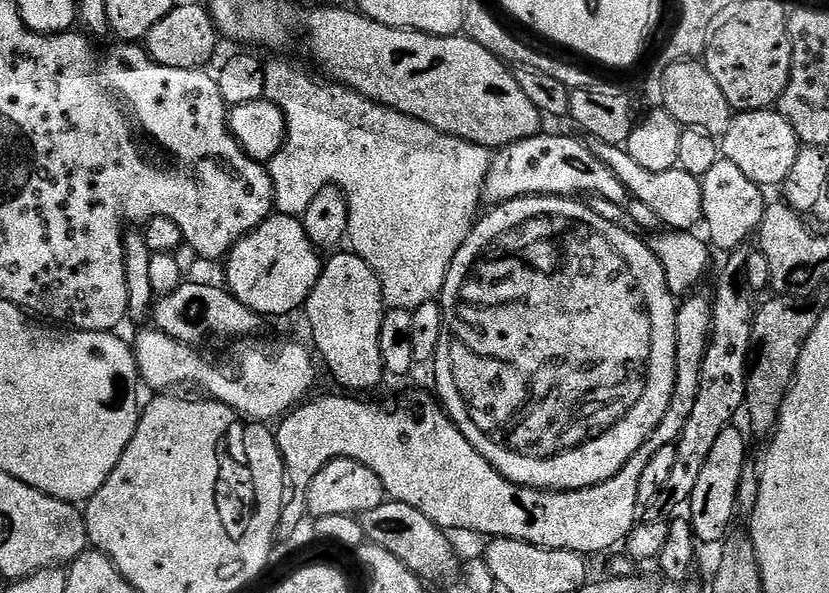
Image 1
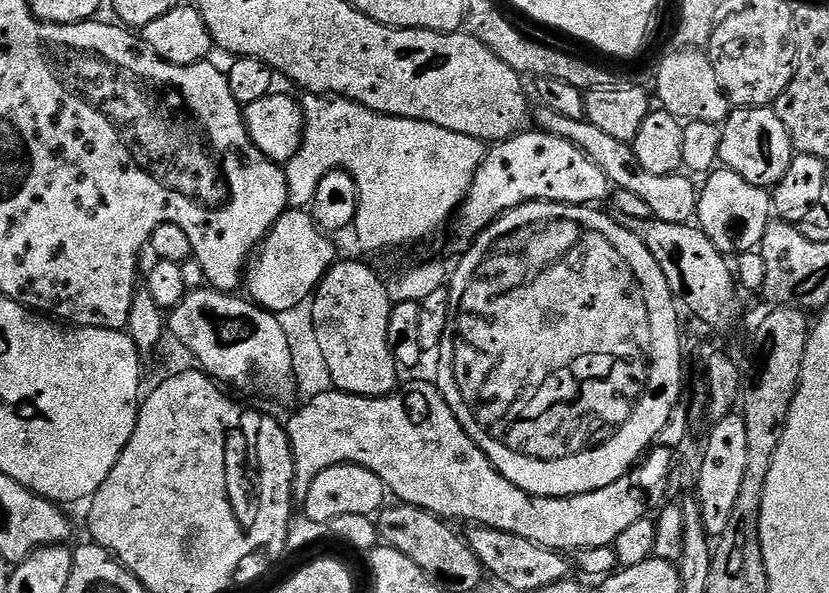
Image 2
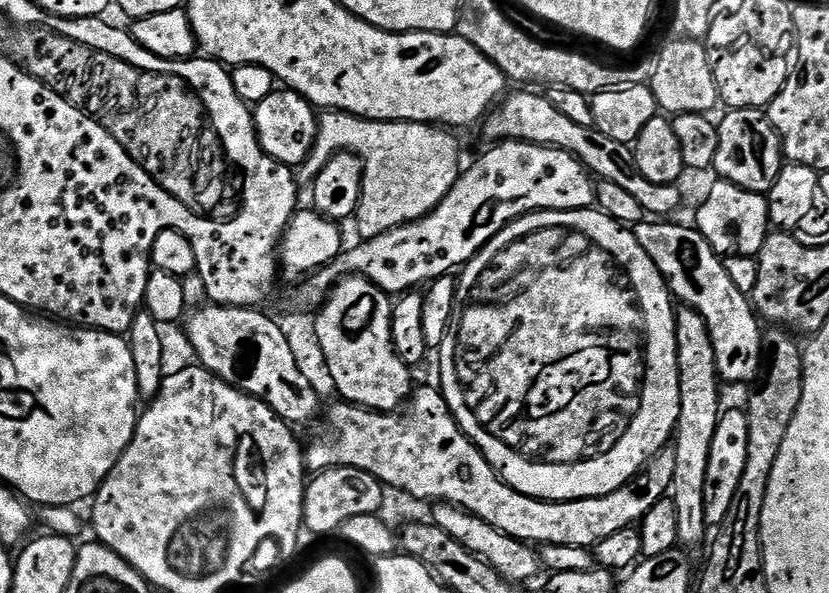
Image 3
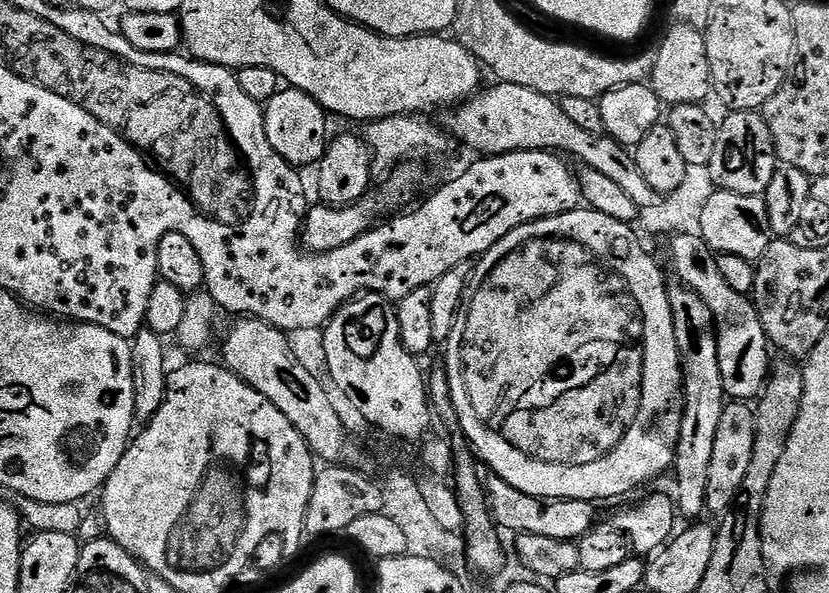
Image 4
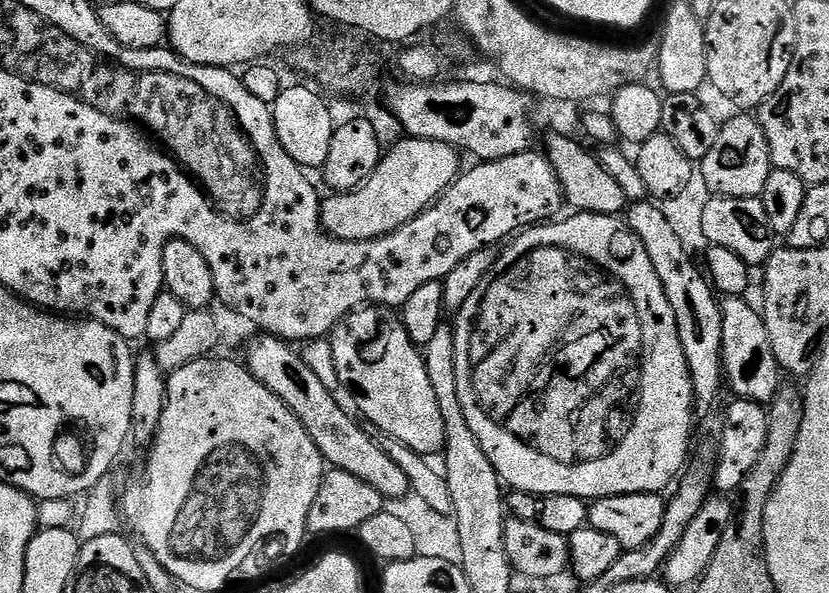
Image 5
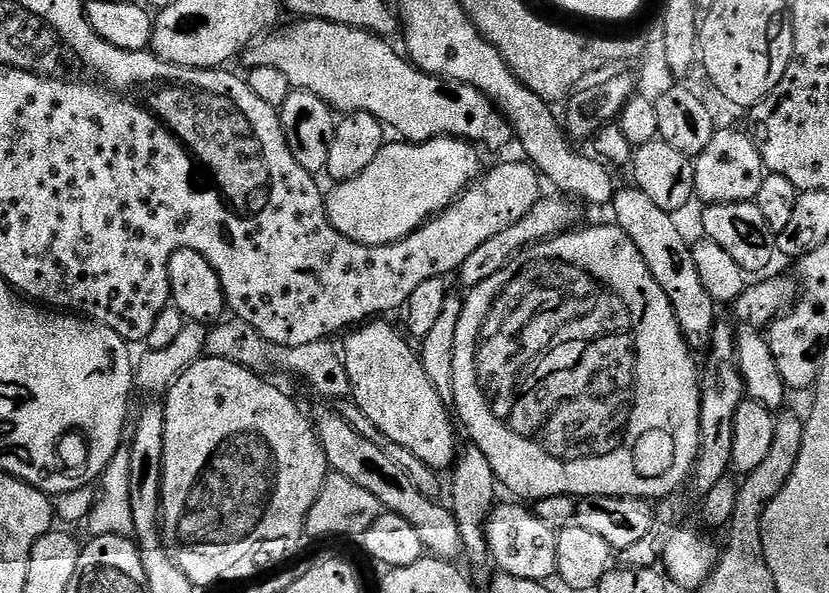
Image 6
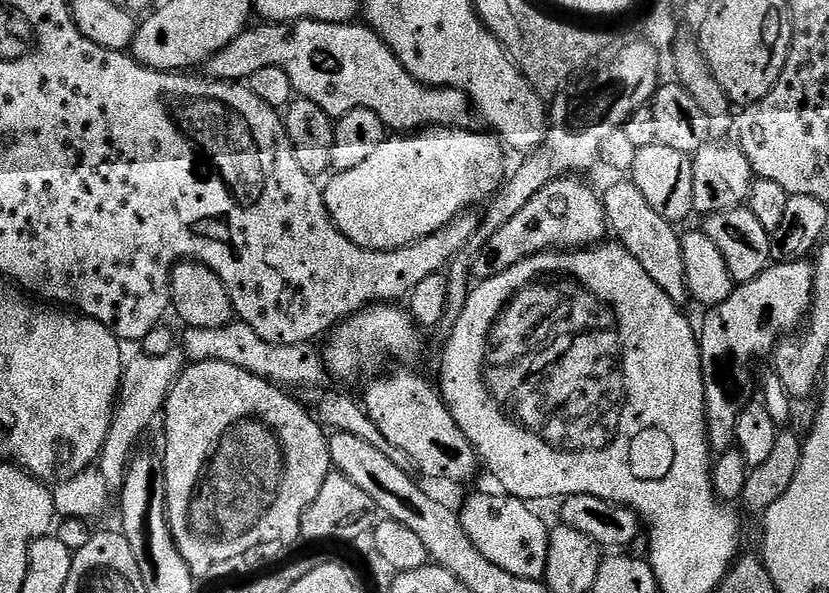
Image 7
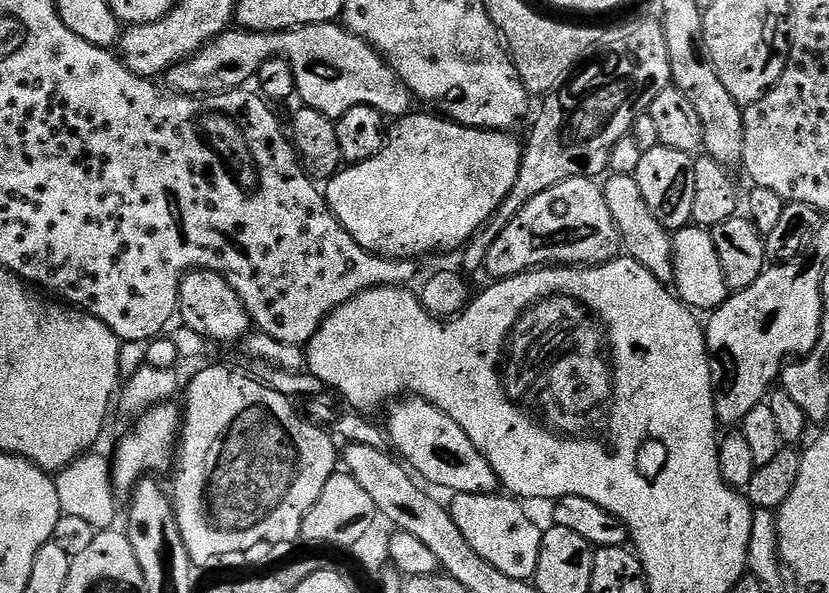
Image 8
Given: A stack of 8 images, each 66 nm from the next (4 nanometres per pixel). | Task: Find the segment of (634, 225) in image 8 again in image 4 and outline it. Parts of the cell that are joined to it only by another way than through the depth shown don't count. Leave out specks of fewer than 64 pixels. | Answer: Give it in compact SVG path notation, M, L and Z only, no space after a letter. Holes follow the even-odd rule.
M681 282L668 284L668 301L674 318L674 338L678 342L680 373L684 379L684 409L682 426L676 443L676 492L674 499L681 517L696 522L706 512L706 478L710 474L710 457L714 455L714 437L718 434L718 421L726 395L722 384L722 371L718 362L718 336L714 314L706 302Z

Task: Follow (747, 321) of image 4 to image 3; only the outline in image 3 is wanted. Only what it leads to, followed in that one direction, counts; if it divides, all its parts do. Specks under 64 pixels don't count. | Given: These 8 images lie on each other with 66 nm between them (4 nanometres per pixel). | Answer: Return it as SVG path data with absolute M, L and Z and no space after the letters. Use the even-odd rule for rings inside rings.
M643 220L635 225L633 232L639 240L639 245L646 250L652 261L658 266L664 279L669 283L669 289L673 297L683 305L695 308L702 314L707 322L712 341L714 342L715 360L721 379L725 383L744 384L748 378L756 379L764 368L765 347L763 343L764 332L760 330L761 321L747 293L739 290L731 281L727 273L723 257L710 246L705 236L699 229L689 225L682 226L672 223L672 220Z

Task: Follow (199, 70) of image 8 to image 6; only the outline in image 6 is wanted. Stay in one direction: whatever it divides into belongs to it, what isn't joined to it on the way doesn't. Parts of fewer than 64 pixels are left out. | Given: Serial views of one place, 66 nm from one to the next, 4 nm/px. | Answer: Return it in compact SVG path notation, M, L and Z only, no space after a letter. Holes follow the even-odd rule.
M300 18L292 23L296 24L285 23L248 45L242 53L243 67L274 66L286 74L293 89L322 98L340 114L369 112L391 131L393 128L404 142L421 144L440 136L455 136L488 148L513 143L508 119L486 94L469 84L423 72L401 53L400 57L385 37L329 20Z

